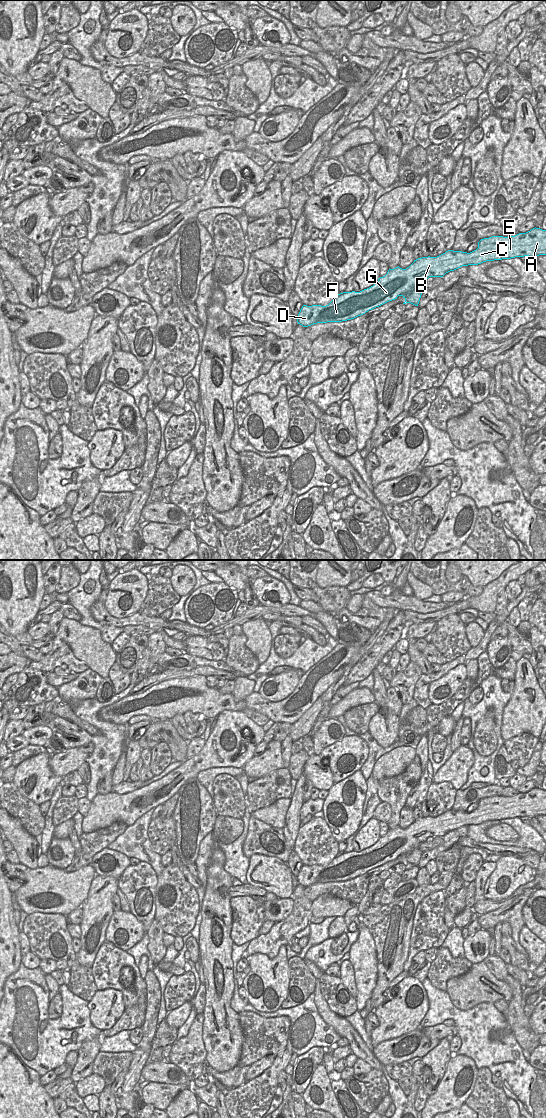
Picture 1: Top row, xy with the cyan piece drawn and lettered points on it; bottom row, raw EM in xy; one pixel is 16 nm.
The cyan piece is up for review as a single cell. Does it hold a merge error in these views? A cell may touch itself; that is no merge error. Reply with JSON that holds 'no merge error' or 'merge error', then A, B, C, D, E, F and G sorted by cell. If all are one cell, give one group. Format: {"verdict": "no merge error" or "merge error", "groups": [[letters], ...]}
{"verdict": "no merge error", "groups": [["A", "B", "C", "D", "E", "F", "G"]]}

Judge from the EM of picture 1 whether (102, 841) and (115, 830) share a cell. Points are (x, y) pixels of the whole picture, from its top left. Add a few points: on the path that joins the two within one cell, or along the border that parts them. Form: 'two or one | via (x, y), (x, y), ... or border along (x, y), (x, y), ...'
one | via (105, 838), (112, 832)

